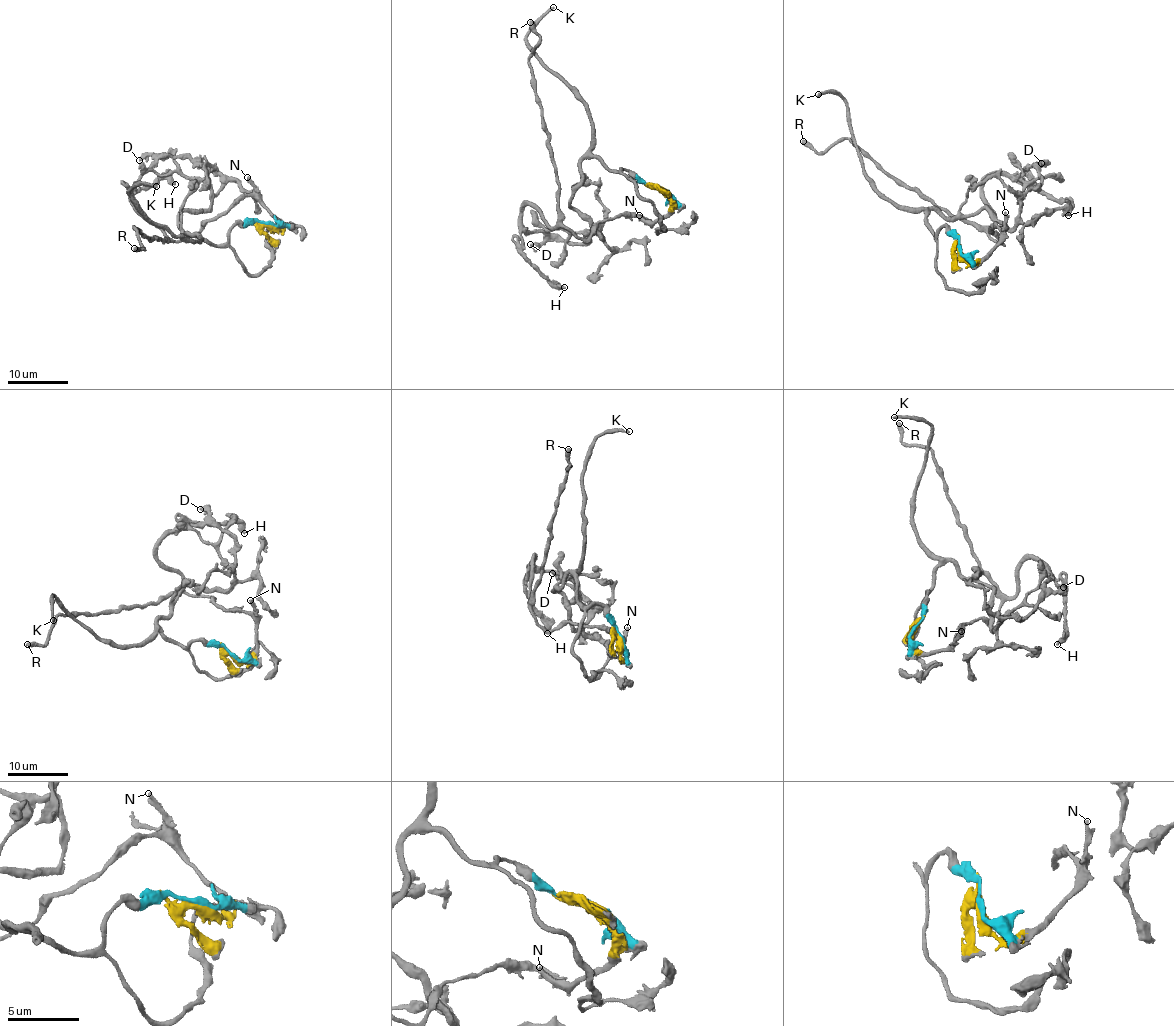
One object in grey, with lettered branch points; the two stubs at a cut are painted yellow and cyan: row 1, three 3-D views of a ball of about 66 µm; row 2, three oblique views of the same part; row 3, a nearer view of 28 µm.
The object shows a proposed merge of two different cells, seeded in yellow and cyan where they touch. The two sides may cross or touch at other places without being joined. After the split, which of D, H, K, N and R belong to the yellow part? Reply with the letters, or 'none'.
D, H, N, R

